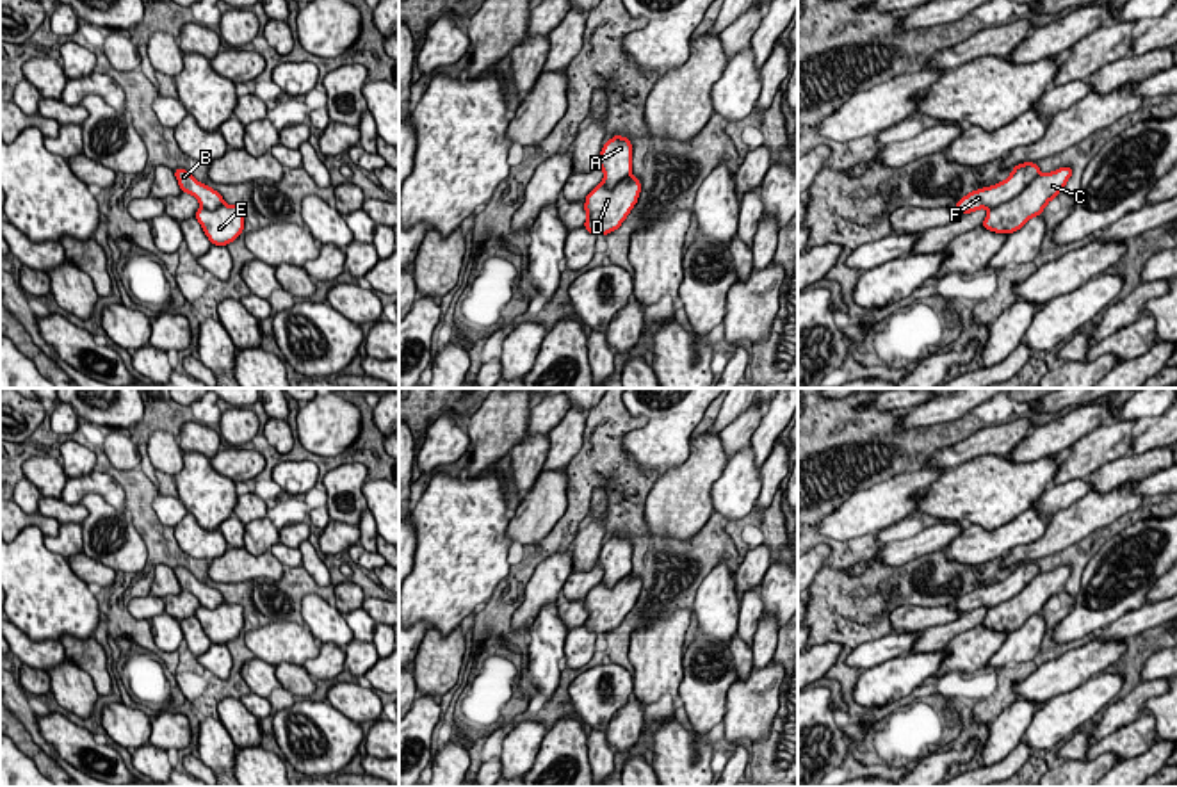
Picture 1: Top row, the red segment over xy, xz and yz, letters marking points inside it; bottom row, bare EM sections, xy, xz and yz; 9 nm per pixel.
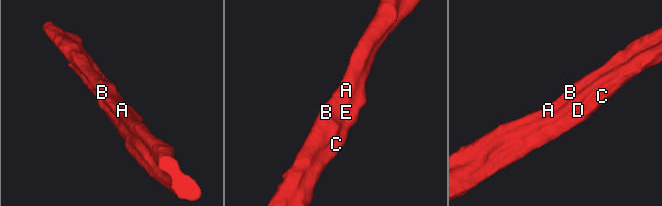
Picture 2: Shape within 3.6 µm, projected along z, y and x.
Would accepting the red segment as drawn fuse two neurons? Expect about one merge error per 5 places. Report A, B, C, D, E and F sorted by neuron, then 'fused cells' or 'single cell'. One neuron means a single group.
A B C D E F | single cell

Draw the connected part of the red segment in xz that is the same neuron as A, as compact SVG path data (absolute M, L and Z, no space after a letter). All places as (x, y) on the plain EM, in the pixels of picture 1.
M614 534L604 541L598 564L604 570L604 579L586 595L584 627L602 636L621 625L637 602L641 580L630 573L632 541L627 536Z

